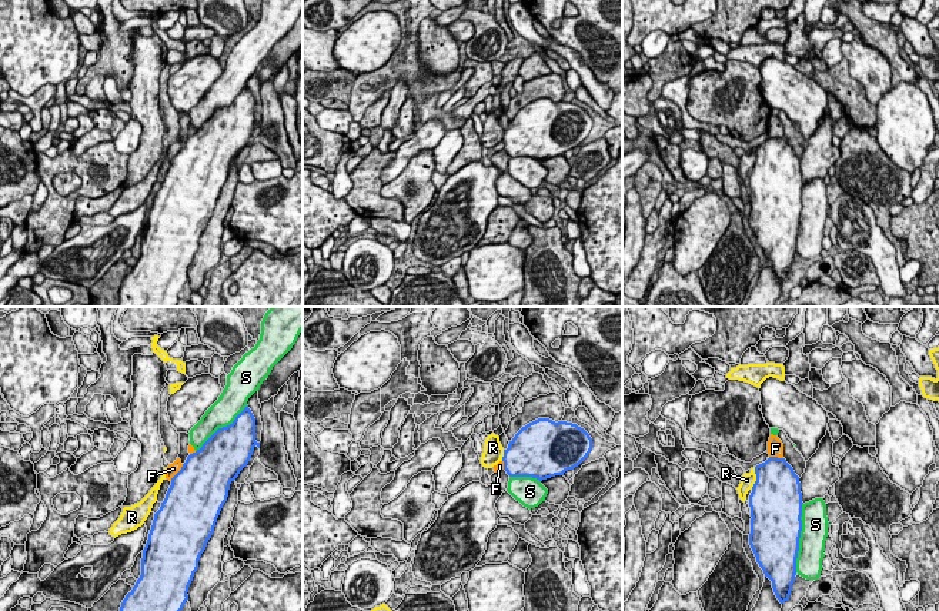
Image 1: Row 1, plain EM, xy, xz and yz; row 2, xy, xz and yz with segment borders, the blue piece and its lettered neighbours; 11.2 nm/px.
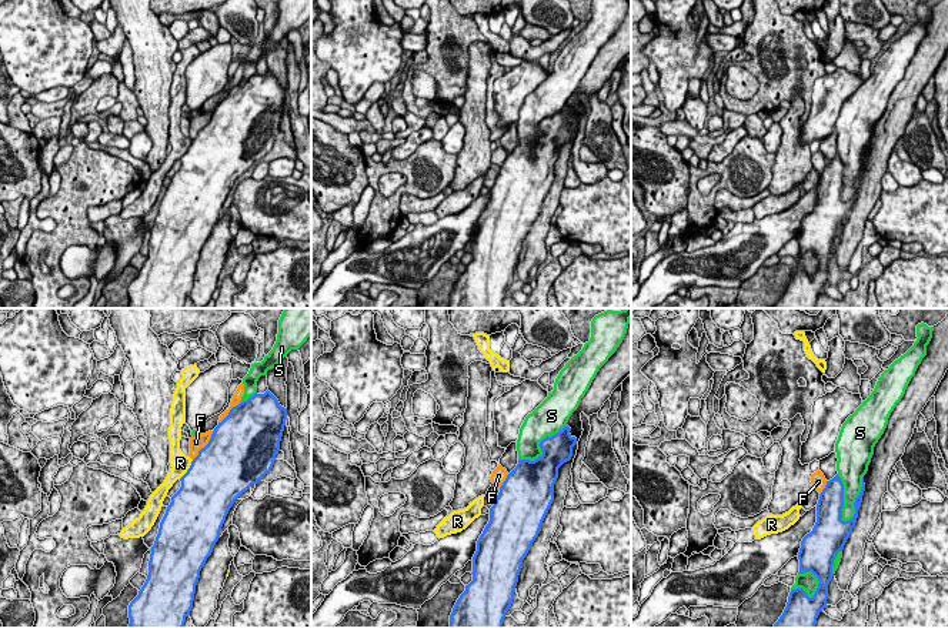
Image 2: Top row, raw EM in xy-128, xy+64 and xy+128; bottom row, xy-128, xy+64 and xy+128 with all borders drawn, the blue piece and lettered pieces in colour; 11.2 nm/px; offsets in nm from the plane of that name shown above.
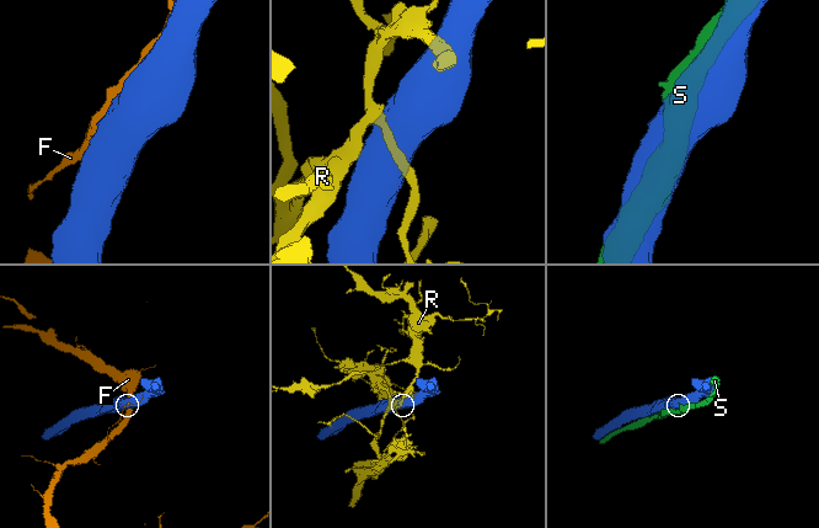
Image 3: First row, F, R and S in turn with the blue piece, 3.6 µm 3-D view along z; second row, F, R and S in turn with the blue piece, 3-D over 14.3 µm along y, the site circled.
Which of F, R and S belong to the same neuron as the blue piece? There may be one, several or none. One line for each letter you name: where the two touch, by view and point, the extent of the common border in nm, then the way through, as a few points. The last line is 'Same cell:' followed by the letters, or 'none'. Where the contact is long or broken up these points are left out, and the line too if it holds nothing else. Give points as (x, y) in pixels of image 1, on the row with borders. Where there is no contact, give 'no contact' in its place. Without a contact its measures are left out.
S: yz (799, 537) | 800 nm
Same cell: S

